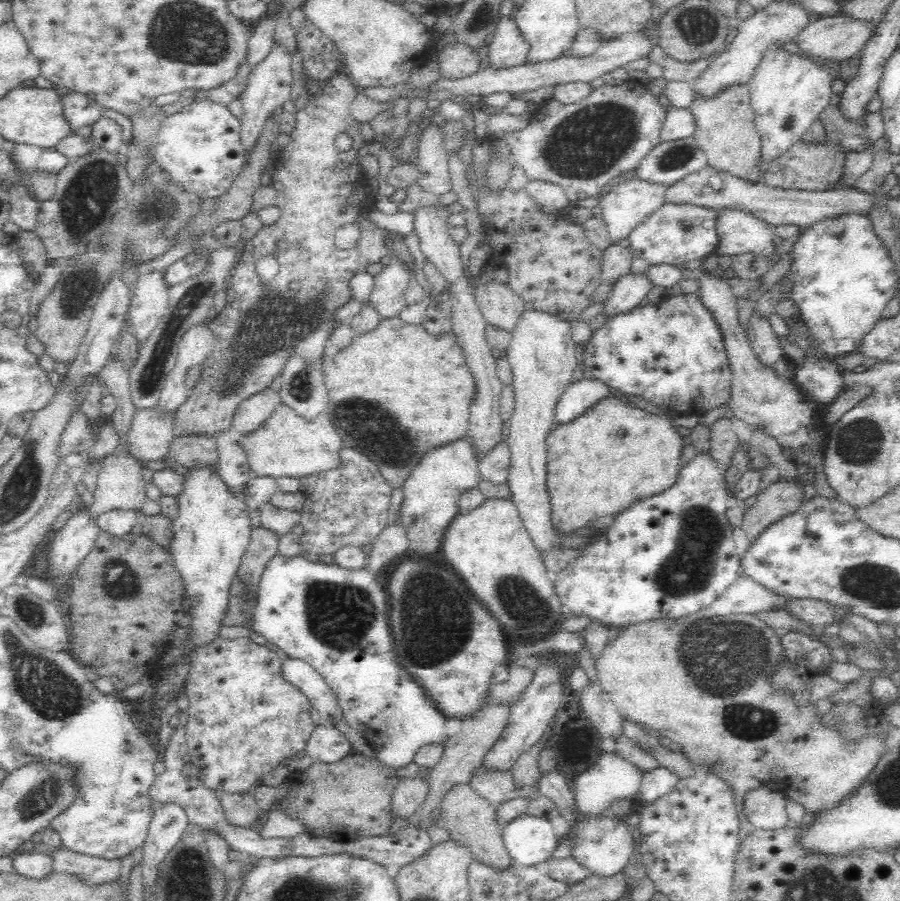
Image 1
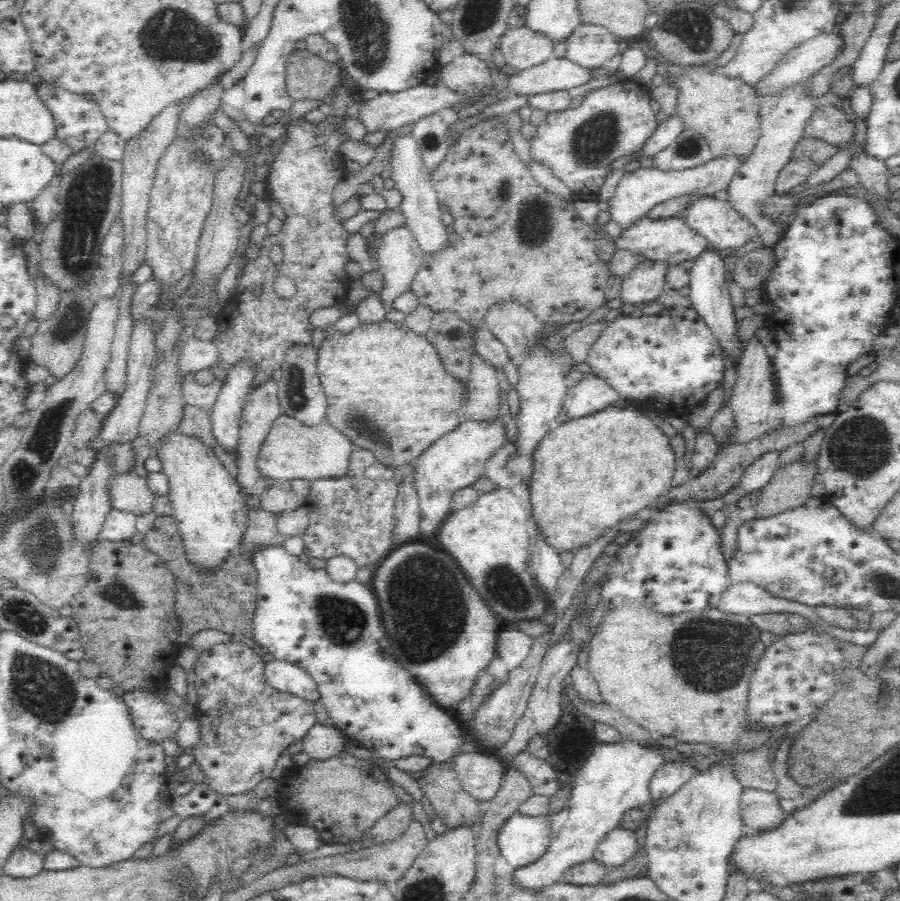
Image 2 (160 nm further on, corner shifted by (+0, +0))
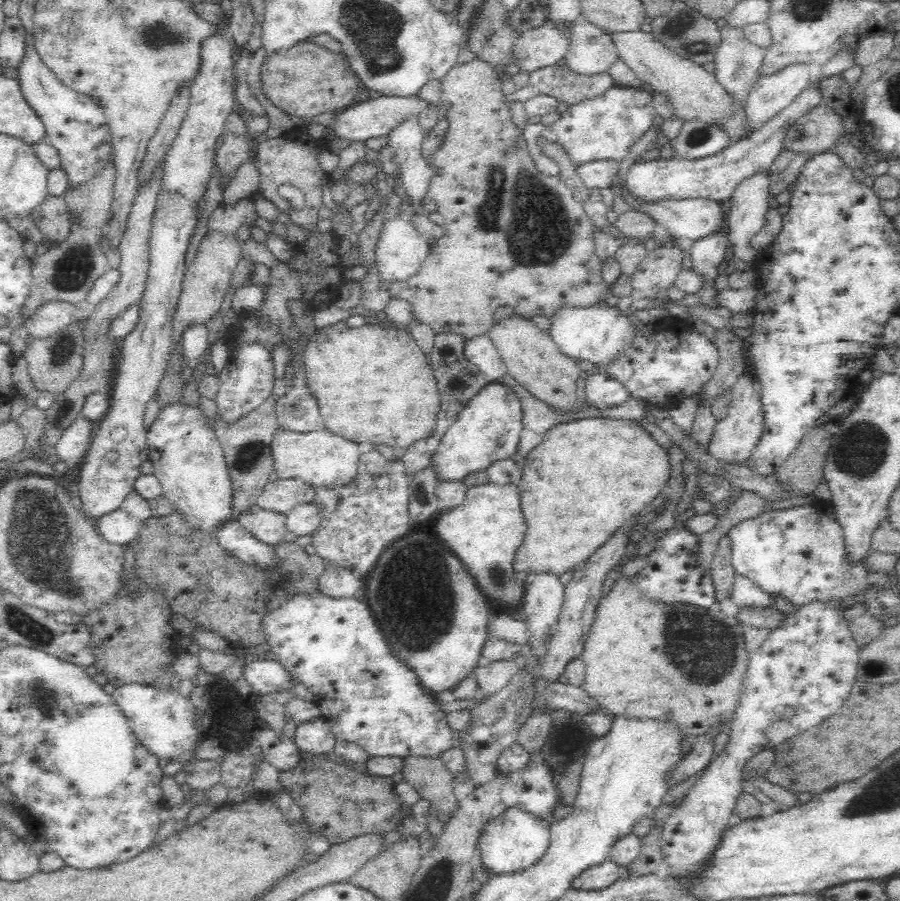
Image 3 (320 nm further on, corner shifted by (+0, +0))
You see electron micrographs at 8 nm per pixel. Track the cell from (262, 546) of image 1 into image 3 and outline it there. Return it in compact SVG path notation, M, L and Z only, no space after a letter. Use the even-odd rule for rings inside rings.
M252 505L244 509L236 520L260 542L278 545L288 538L284 526L285 514Z

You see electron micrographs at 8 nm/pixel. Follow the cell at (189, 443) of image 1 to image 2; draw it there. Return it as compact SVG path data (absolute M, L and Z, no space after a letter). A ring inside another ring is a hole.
M186 405L184 408L184 416L182 417L179 429L179 434L187 434L201 442L208 448L214 448L216 441L211 427L210 416L206 411L191 405Z

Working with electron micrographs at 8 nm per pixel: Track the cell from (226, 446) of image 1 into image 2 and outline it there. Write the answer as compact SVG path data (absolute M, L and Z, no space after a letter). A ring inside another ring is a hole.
M245 361L237 365L224 382L210 416L216 444L235 459L240 442L239 422L242 404L246 396L253 391L249 385L252 374L254 371L250 363Z

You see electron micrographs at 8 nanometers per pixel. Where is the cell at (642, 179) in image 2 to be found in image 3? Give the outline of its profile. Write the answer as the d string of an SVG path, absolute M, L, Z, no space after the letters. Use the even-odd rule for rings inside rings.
M854 41L841 46L834 51L821 65L815 67L814 78L809 85L796 96L796 98L777 112L770 120L751 133L748 138L742 138L738 142L730 143L714 156L707 156L698 160L680 160L676 158L658 158L656 160L644 161L638 159L630 166L622 191L639 204L654 204L660 200L682 200L682 199L712 199L726 201L730 198L733 188L744 177L750 176L760 169L768 169L773 160L784 149L784 137L789 127L798 118L802 118L806 112L822 104L822 91L820 91L820 80L834 75L841 75L844 70L856 65L856 50L859 44Z

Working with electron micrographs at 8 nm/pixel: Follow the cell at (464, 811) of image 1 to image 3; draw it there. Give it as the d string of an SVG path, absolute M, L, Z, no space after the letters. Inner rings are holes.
M406 756L402 774L440 822L448 823L459 812L460 803L454 793L456 775L440 757Z

